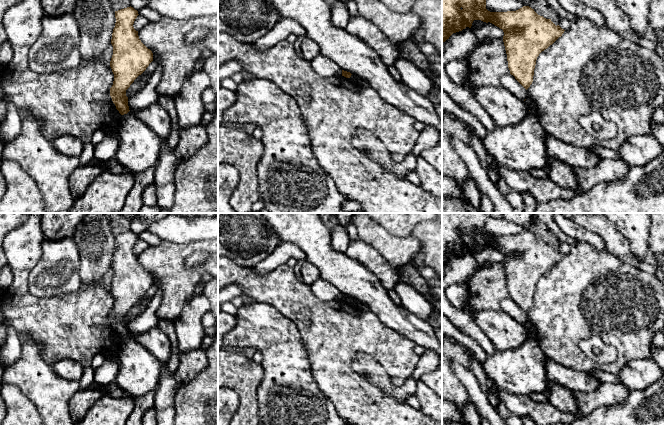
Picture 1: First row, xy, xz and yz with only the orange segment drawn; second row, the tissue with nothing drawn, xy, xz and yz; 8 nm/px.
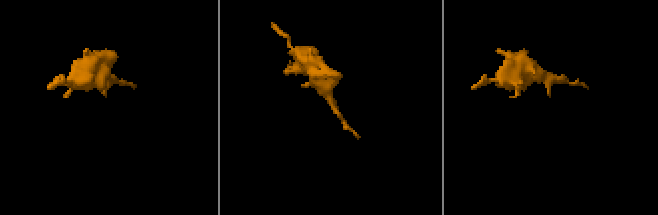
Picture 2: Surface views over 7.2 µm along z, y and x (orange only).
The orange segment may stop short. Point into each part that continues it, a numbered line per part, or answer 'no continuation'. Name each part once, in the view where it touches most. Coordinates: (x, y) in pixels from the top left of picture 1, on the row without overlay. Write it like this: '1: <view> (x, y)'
no continuation

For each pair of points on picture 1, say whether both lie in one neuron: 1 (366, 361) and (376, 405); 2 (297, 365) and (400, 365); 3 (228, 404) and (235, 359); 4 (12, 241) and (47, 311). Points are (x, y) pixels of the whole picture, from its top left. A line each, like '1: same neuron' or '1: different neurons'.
1: different neurons
2: different neurons
3: different neurons
4: same neuron

